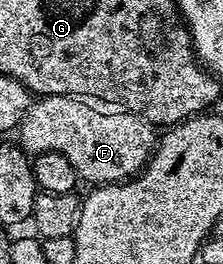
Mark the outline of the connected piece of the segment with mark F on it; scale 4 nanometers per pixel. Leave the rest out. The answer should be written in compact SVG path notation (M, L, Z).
M43 96L30 103L21 119L20 132L19 144L26 152L63 154L89 186L116 184L136 176L149 163L155 147L154 125L130 112L102 110L75 96Z

